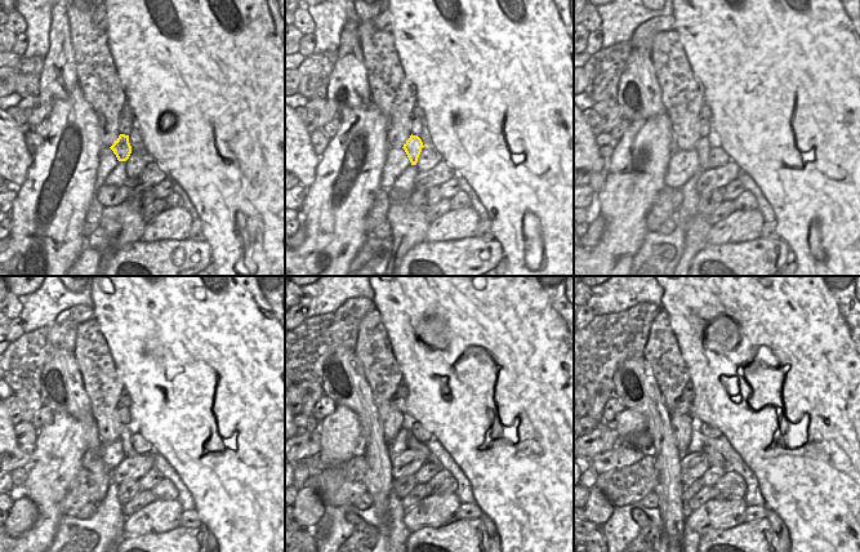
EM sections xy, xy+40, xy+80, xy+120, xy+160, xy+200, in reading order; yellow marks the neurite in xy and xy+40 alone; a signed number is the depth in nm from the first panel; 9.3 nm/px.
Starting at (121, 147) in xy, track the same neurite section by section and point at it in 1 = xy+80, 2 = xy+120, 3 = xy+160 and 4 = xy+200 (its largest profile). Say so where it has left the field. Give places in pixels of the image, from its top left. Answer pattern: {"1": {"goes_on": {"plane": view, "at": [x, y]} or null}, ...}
{"1": {"goes_on": {"plane": "xy+80", "at": [704, 145]}}, "2": {"goes_on": {"plane": "xy+120", "at": [125, 436]}}, "3": {"goes_on": {"plane": "xy+160", "at": [413, 443]}}, "4": {"goes_on": {"plane": "xy+200", "at": [714, 458]}}}

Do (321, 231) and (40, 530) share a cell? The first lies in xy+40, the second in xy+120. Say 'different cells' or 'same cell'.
same cell

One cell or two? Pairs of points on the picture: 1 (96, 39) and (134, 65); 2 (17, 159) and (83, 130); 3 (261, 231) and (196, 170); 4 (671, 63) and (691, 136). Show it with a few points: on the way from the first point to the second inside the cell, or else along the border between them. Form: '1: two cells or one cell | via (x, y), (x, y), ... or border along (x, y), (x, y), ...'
1: two cells | border along (106, 31), (117, 78)
2: two cells | border along (34, 155), (34, 161), (22, 183)
3: one cell | via (245, 216), (212, 182)
4: one cell | via (677, 81), (682, 96), (684, 118)

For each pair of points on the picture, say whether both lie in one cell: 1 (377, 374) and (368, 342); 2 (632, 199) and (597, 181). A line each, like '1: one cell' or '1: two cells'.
1: one cell
2: two cells

